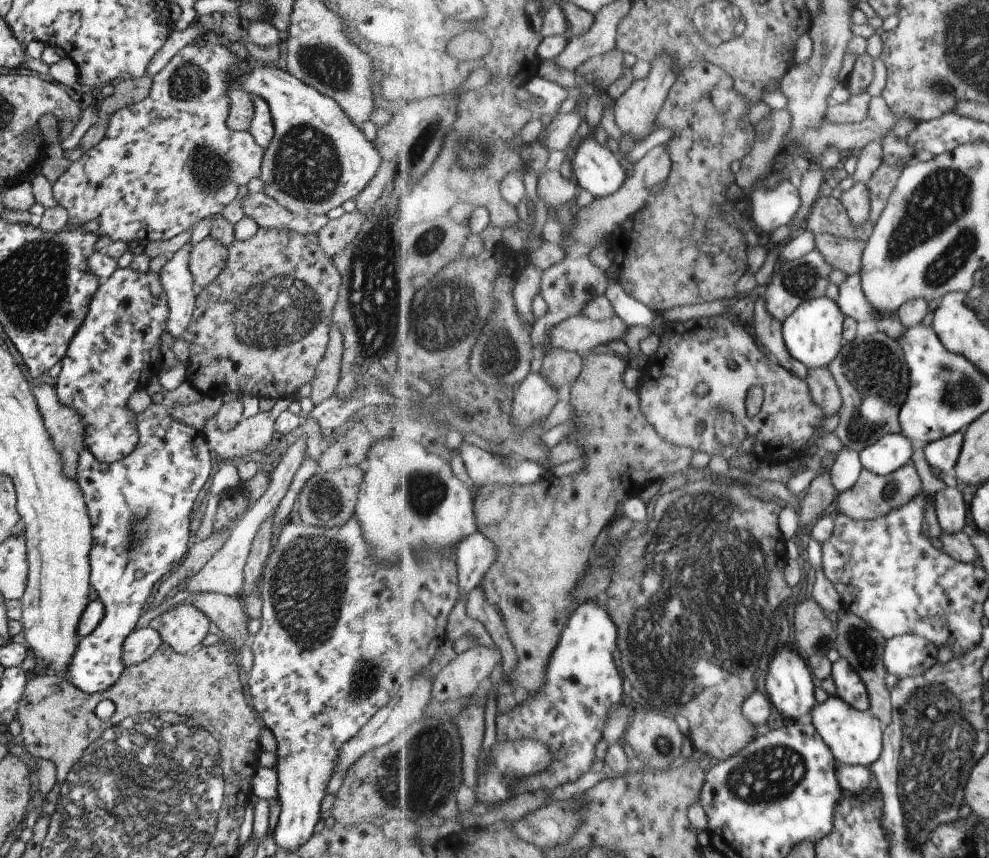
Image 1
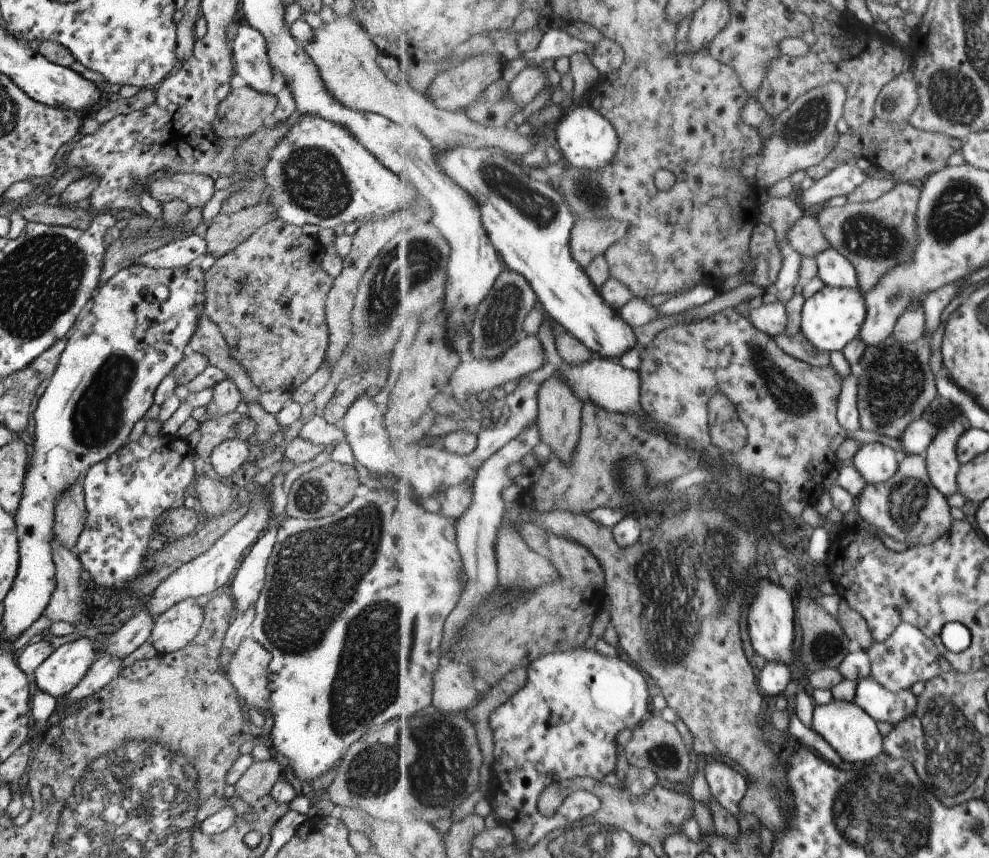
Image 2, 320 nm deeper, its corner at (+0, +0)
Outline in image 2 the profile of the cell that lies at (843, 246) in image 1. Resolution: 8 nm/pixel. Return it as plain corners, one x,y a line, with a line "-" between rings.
808,211
789,230
789,242
804,257
817,257
833,246
818,215
813,211

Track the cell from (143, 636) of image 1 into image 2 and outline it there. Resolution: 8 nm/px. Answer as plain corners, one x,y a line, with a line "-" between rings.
106,654
98,660
94,660
83,679
65,695
65,698
72,705
76,705
86,697
92,696
117,677
117,674
122,670
120,667
122,660

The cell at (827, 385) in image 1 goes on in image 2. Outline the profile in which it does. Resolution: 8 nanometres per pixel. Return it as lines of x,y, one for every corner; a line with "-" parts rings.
802,330
797,335
789,335
784,332
780,336
774,336
774,340
778,341
778,346
799,360
809,361
814,366
828,366
832,364
830,356
822,356
821,352
813,348
811,340
807,334

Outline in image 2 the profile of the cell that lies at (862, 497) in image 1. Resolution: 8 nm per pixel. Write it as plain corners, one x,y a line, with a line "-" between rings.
906,454
896,476
885,483
870,483
858,499
862,518
907,547
931,545
951,532
954,514
943,490
934,490
927,457

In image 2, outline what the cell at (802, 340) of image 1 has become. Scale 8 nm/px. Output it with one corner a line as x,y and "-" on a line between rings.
830,285
812,295
803,310
803,331
811,340
812,346
821,352
847,348
852,341
861,336
867,324
869,306
865,292
861,288
840,288

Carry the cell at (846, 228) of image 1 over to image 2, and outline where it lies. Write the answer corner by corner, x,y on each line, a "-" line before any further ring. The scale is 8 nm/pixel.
898,182
896,188
880,200
867,203
848,202
841,207
822,207
815,212
833,246
856,266
860,288
865,293
878,289
880,281
892,269
915,260
921,245
919,208
922,200
922,184

